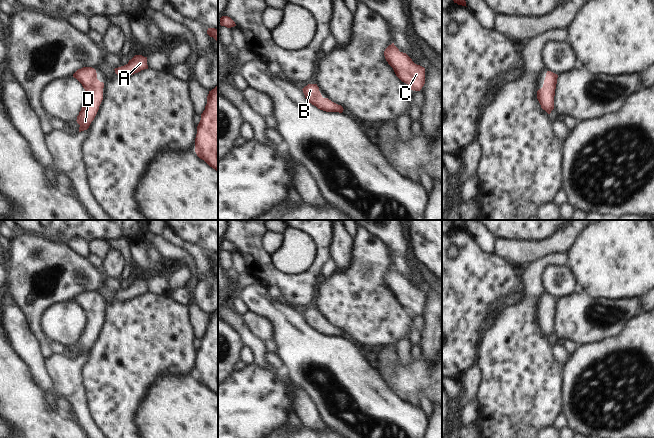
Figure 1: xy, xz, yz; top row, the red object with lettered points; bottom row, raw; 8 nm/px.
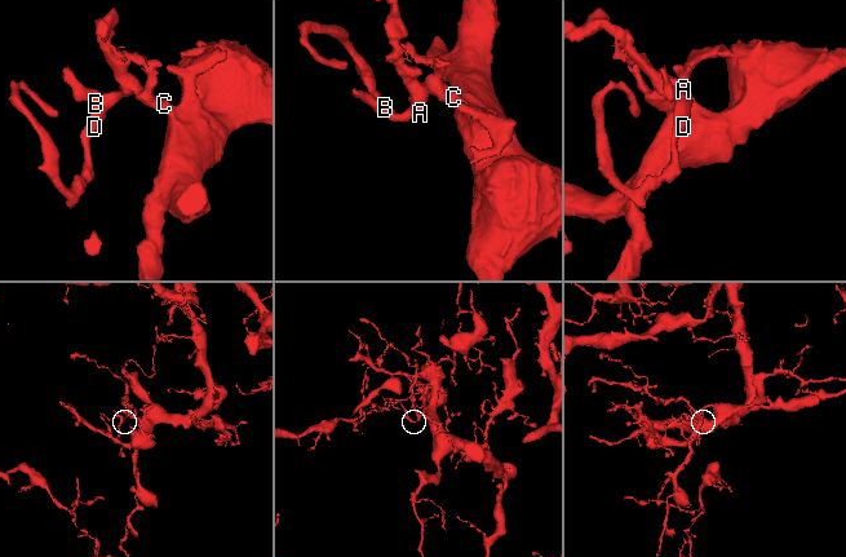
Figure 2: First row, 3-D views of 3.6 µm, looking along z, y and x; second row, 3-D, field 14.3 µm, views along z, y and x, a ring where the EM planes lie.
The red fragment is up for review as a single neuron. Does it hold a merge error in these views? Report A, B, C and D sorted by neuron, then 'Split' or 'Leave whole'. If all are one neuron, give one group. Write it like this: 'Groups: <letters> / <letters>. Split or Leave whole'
Groups: A B C D. Leave whole

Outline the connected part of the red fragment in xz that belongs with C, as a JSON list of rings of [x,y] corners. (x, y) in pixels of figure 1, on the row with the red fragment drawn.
[[[392,43],[385,51],[384,56],[393,68],[396,76],[408,84],[411,90],[420,91],[425,84],[425,68],[415,64],[412,59]]]

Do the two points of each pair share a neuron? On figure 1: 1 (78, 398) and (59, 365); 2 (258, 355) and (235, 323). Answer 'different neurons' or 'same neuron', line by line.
1: same neuron
2: same neuron

